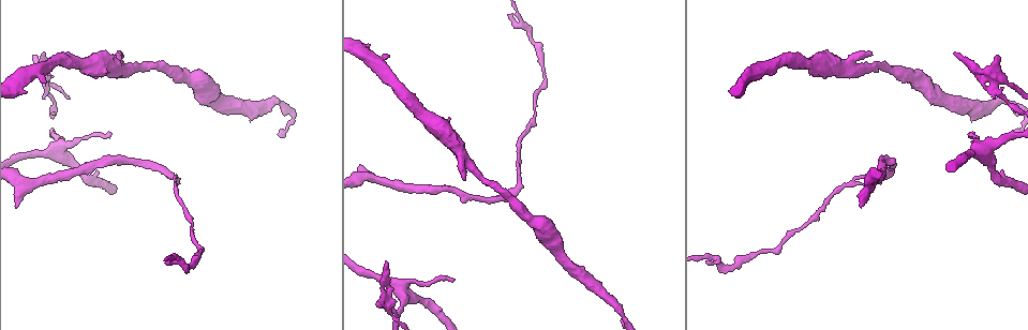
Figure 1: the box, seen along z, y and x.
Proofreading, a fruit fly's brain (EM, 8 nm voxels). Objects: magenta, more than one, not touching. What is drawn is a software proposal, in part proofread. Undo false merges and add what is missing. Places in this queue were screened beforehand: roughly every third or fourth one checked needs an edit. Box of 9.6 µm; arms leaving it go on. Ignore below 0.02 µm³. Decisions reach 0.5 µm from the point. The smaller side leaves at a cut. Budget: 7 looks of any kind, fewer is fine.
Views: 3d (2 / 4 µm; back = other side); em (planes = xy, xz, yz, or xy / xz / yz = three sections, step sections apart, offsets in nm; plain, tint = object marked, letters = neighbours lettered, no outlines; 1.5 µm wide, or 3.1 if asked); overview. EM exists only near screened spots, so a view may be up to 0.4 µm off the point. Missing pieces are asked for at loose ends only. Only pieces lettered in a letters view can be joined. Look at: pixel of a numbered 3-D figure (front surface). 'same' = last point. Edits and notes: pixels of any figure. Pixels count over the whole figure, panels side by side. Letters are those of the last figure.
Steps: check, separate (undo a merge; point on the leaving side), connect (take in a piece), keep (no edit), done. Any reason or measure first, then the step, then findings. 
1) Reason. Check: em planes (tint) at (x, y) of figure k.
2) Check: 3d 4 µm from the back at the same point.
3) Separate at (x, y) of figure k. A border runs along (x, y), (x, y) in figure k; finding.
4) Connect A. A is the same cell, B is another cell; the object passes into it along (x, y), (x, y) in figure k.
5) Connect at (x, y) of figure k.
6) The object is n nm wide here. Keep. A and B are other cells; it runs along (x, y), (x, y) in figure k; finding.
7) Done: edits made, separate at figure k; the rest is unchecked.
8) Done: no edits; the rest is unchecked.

An open end. Check: em planes (letters) at (871, 51) of figure 1.

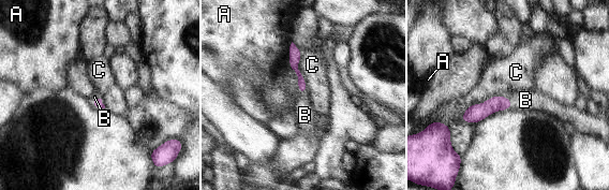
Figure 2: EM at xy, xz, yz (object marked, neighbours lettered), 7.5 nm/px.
Connect B. B is the same cell, A and C are other cells; the object passes into it along (98, 103), (98, 106), (94, 97) in figure 2; the neuron continues.

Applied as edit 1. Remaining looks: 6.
Three-way junction. Check: 3d 2 µm at (389, 302) of figure 1.

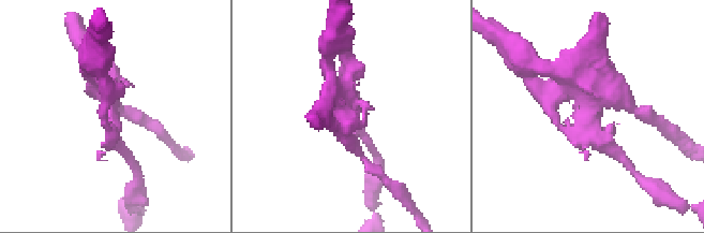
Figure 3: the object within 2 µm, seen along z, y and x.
Need the tissue. Check: em planes (letters) at (592, 90) of figure 3.

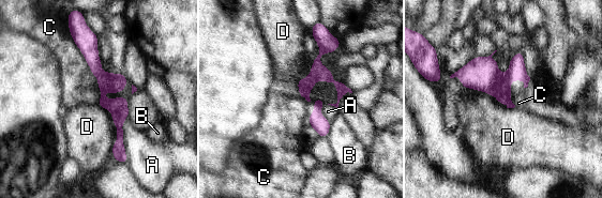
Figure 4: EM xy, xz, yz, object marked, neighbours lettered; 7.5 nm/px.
Separate at (315, 71) of figure 4. A, B, C and D are other cells; a border runs along (320, 64), (320, 73), (309, 79) in figure 4; two neurons meet here.

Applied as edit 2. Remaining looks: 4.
Check: overview.

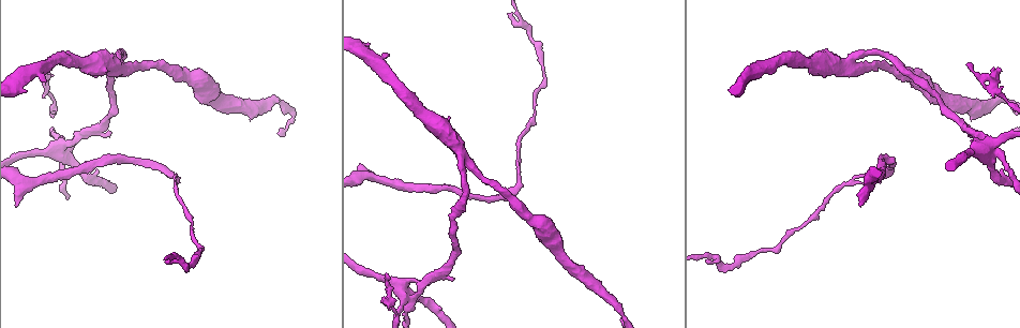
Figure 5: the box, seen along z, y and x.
An open end. Check: em planes (letters) at (859, 206) of figure 5.

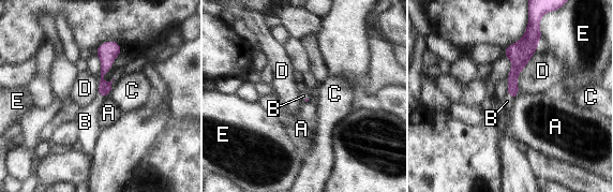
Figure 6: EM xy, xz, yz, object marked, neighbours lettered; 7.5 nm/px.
The longest contact is with D, 360 nm. Connect B. B is the same cell, A, C, D and E are other cells; the object passes into it along (518, 64), (510, 97), (507, 101) in figure 6; the neuron continues.

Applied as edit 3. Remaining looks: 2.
Done: edits made, connect at figure 2, separate at figure 4, connect at figure 6; the rest is unchecked.

